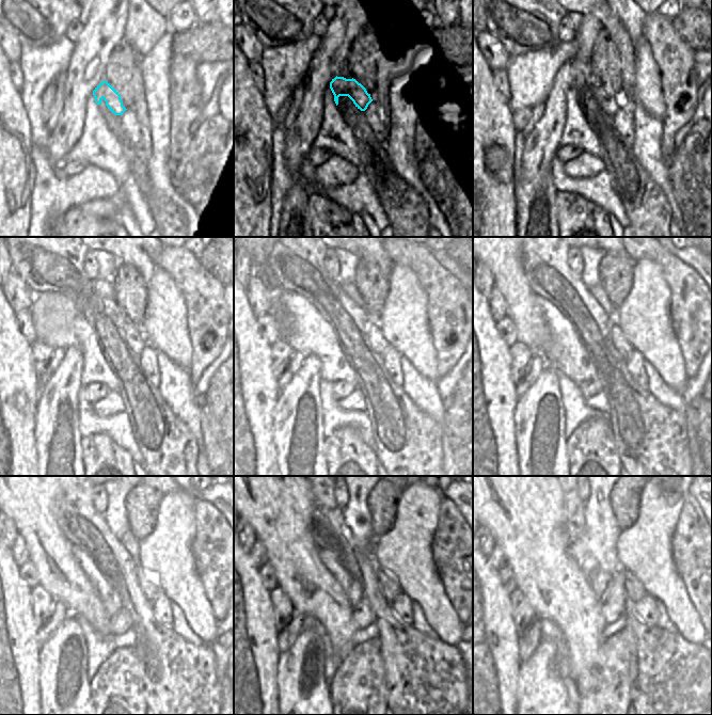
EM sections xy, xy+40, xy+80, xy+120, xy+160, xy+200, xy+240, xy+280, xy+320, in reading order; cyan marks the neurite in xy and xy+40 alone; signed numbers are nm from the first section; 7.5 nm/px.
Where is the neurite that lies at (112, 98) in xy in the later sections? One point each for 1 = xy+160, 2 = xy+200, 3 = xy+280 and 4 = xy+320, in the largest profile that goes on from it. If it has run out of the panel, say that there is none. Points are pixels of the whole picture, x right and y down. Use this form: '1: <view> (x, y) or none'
1: xy+160 (377, 340)
2: xy+200 (618, 339)
3: xy+280 (389, 584)
4: xy+320 (634, 589)

